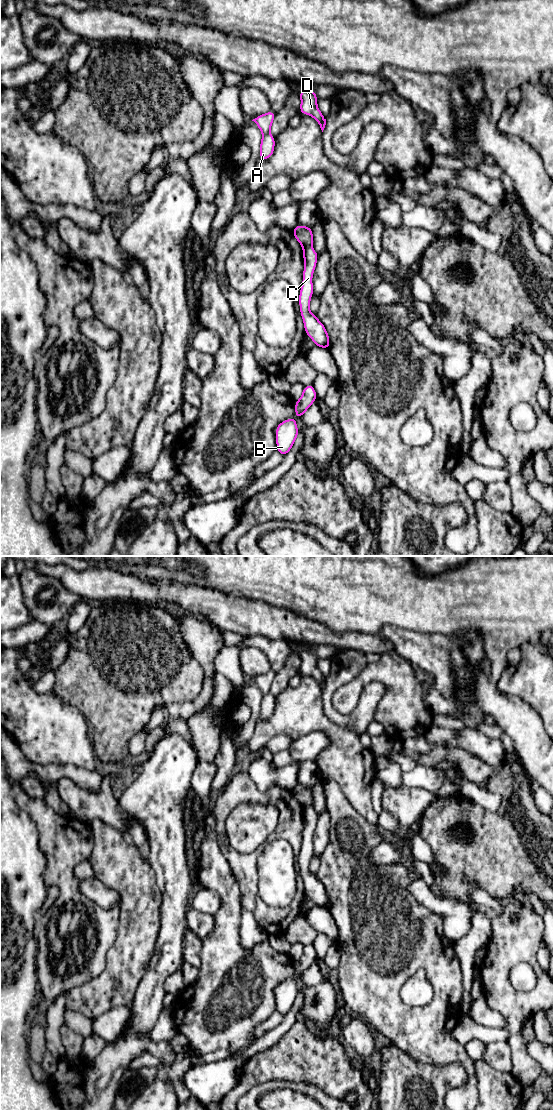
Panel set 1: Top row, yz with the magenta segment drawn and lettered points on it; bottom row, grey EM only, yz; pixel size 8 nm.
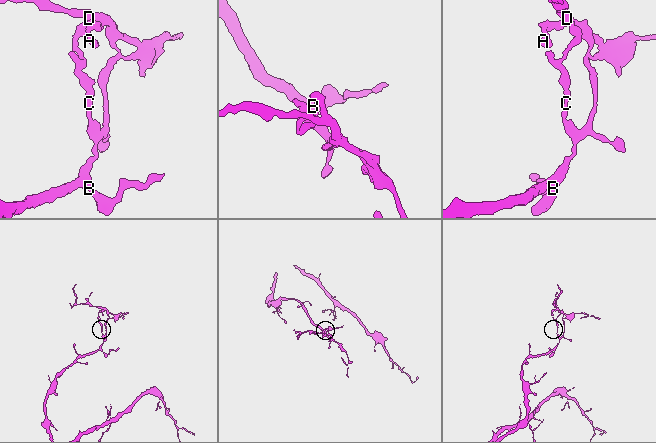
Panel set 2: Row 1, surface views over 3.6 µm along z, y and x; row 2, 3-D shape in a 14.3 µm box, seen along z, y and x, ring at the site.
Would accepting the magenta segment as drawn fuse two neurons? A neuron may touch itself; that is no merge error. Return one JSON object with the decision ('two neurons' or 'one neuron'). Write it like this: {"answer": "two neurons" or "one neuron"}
{"answer": "two neurons"}

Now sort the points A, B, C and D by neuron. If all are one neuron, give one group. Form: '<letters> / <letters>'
A D / B C

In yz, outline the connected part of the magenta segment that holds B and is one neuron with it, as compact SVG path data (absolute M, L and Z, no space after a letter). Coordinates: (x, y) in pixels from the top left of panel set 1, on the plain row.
M291 978L281 982L276 987L277 1012L283 1016L287 1015L298 996L298 993L296 979Z

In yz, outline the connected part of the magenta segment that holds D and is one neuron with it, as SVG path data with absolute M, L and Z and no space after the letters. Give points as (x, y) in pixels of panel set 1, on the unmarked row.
M305 649L299 651L299 653L301 658L300 674L312 676L319 683L323 692L326 685L326 679L317 667L318 657L316 656L315 652L313 649Z

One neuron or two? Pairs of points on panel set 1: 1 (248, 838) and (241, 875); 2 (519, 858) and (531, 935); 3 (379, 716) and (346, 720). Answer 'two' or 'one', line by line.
1: two
2: two
3: two

